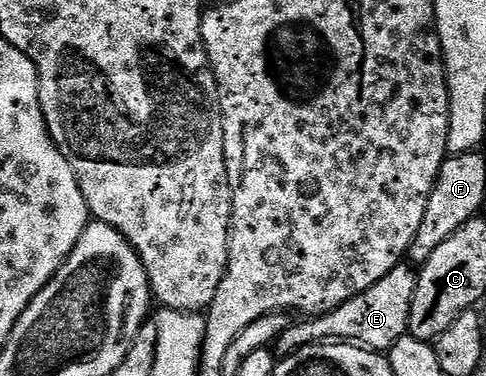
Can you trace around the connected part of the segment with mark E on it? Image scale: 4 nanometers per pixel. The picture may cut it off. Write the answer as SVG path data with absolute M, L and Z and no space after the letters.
M401 263L393 267L393 271L389 271L389 275L381 279L381 283L373 283L369 291L361 291L361 295L351 297L345 303L341 303L341 307L328 313L299 319L303 321L297 322L296 325L295 322L288 324L277 342L278 352L290 355L307 345L324 343L358 343L365 349L390 351L397 339L408 336L413 297L418 283L418 272L410 264Z

